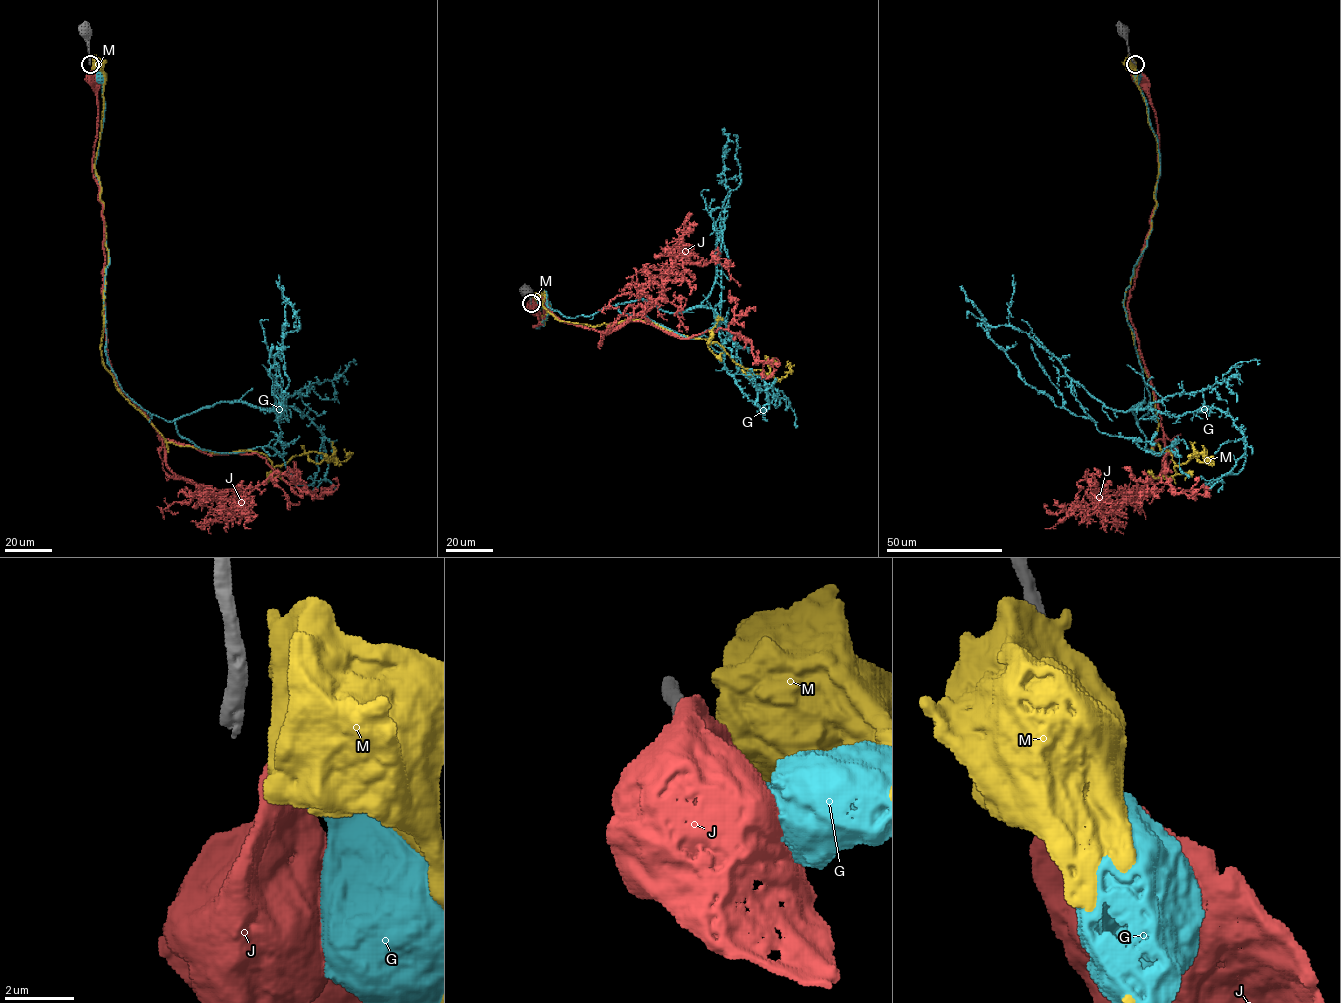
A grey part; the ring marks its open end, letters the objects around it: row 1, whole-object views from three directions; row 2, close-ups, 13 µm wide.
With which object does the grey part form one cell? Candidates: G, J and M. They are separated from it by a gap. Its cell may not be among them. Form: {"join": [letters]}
{"join": []}

